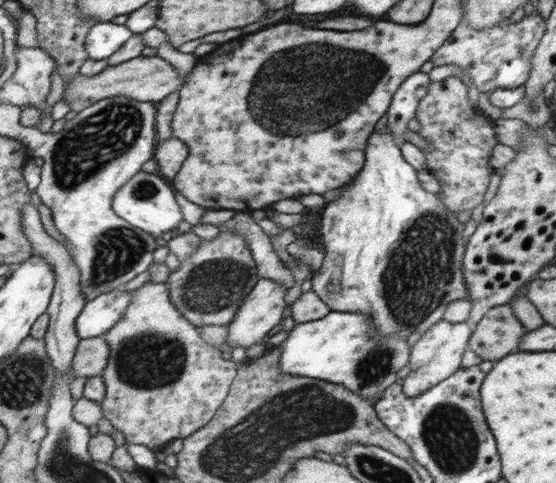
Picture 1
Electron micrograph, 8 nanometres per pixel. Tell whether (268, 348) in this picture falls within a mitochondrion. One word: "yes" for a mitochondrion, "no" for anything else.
no

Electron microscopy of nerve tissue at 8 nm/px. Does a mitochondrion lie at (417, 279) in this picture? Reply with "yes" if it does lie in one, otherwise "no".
yes

